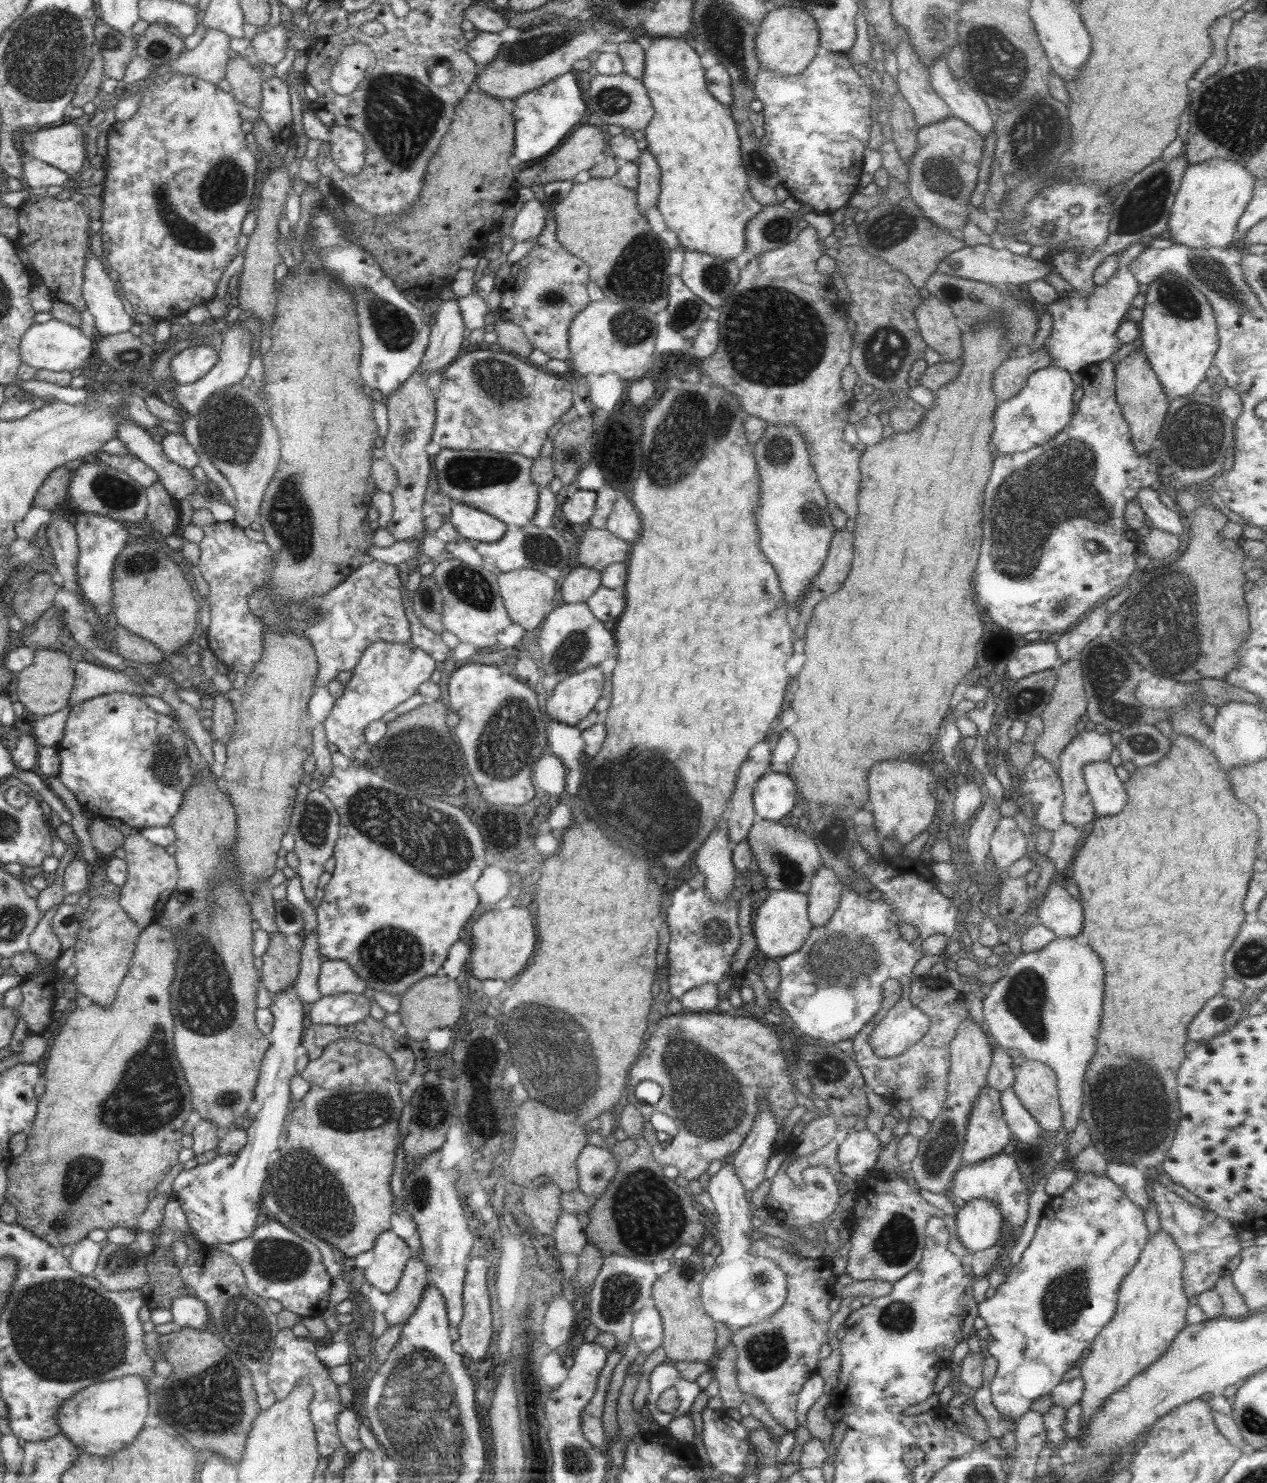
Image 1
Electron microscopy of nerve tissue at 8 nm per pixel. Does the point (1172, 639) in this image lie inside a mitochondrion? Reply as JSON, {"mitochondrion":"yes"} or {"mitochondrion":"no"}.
{"mitochondrion":"yes"}

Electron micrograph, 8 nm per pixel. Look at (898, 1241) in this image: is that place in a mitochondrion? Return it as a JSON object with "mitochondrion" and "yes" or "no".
{"mitochondrion":"yes"}

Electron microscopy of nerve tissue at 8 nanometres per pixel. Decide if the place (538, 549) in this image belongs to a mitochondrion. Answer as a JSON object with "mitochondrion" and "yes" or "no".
{"mitochondrion":"yes"}

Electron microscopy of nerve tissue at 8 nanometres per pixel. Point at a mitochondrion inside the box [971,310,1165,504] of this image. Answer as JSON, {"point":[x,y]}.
{"point":[1015,423]}

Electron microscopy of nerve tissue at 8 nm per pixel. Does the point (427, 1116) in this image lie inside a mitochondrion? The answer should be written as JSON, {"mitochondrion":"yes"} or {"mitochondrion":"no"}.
{"mitochondrion":"yes"}

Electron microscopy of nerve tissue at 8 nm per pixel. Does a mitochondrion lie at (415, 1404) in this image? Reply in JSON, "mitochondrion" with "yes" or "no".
{"mitochondrion":"yes"}

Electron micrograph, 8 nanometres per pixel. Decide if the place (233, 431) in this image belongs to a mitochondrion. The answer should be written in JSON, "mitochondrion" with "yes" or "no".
{"mitochondrion":"yes"}

